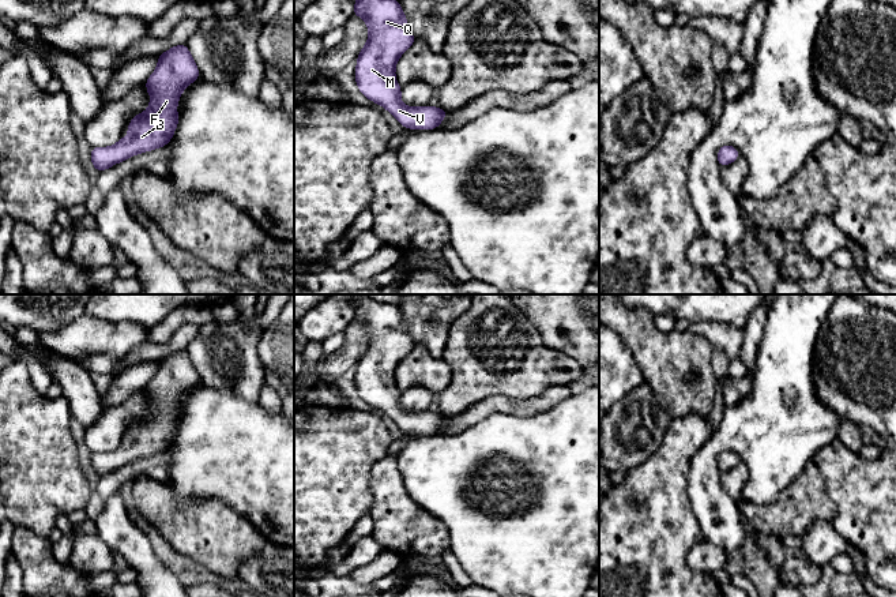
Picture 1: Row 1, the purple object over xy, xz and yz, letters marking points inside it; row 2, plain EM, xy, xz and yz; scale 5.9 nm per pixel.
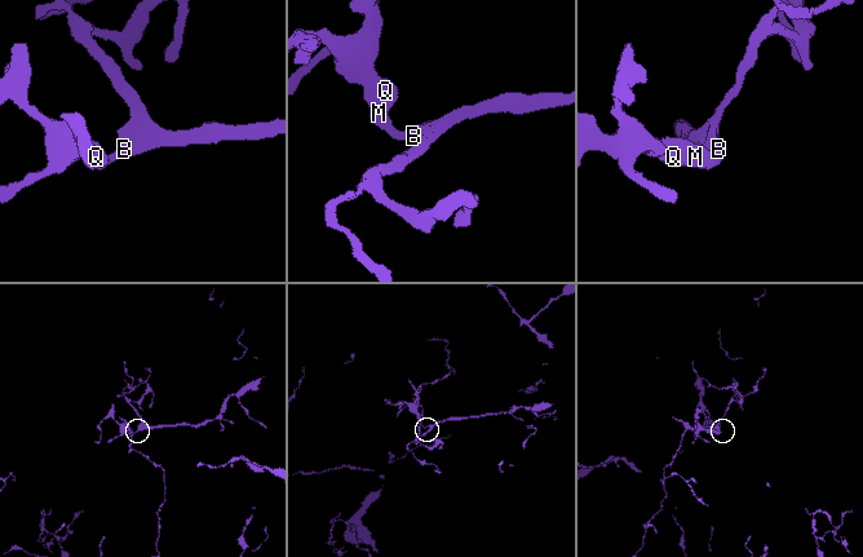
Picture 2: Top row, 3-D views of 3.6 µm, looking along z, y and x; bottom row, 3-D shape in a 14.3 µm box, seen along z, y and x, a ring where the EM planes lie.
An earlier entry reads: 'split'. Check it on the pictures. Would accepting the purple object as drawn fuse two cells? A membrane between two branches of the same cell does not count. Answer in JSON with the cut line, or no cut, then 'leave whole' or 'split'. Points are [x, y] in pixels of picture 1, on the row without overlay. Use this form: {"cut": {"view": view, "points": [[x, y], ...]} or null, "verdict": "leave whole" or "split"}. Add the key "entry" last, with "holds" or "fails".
{"cut": null, "verdict": "leave whole", "entry": "fails"}

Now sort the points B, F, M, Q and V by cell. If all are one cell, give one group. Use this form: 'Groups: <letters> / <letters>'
Groups: B F M Q V

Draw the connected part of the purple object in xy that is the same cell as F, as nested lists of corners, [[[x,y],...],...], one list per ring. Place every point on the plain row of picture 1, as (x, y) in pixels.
[[[176,350],[165,358],[158,361],[158,371],[153,380],[146,386],[147,398],[151,408],[144,418],[138,418],[128,429],[128,442],[121,443],[110,453],[93,453],[91,468],[93,472],[102,477],[108,473],[123,468],[135,459],[146,458],[158,453],[163,453],[174,442],[174,435],[178,429],[180,420],[176,417],[180,406],[180,399],[200,382],[187,350]]]

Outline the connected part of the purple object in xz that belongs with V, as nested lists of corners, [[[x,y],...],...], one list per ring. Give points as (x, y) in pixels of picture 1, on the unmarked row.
[[[362,294],[355,301],[353,320],[368,330],[368,348],[355,373],[358,395],[392,418],[403,433],[434,435],[449,418],[432,410],[414,413],[400,406],[402,393],[395,384],[398,364],[414,349],[399,307]]]

